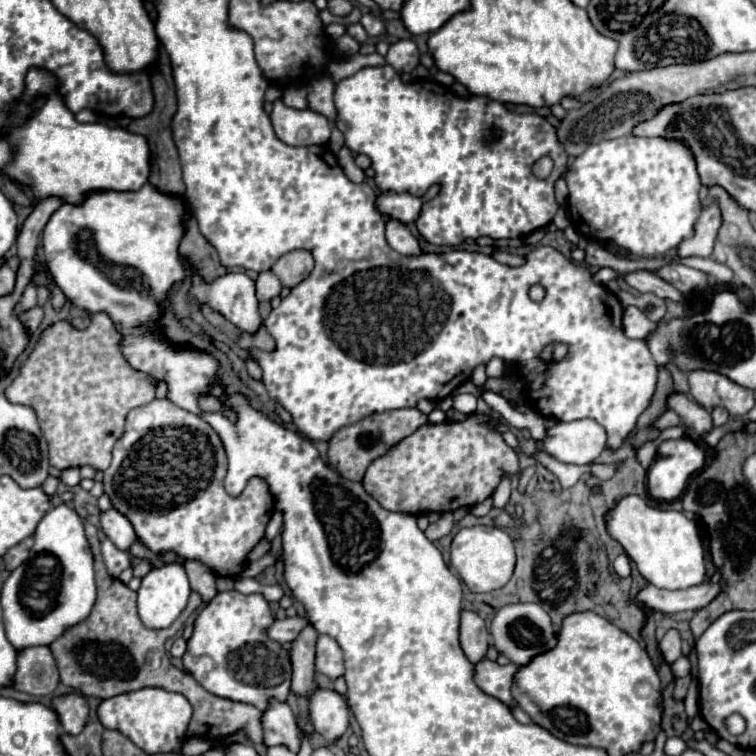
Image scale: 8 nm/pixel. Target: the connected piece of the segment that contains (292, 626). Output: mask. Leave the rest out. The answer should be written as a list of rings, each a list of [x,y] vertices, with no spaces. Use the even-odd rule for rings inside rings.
[[[285,617],[285,619],[275,619],[273,625],[267,629],[267,637],[273,641],[279,641],[280,644],[291,643],[291,639],[295,639],[295,635],[299,635],[299,631],[307,625],[305,617]]]

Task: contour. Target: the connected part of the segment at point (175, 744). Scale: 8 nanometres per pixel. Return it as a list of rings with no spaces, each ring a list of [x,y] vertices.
[[[145,687],[127,695],[117,695],[101,701],[97,709],[99,721],[107,729],[115,729],[129,737],[145,753],[181,753],[187,741],[187,727],[193,715],[191,703],[181,693],[169,693],[163,689]]]

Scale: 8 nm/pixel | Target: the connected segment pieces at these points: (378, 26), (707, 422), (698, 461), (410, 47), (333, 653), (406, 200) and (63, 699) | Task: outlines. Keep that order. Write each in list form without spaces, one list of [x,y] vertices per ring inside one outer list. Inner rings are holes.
[[[367,13],[367,15],[361,17],[361,25],[365,27],[365,31],[367,31],[369,37],[379,37],[385,31],[385,25],[383,25],[381,17],[375,17],[371,13]]]
[[[675,393],[669,397],[667,401],[669,409],[673,409],[675,413],[681,415],[681,419],[685,421],[685,425],[695,431],[695,439],[701,441],[711,429],[713,429],[713,421],[711,421],[711,415],[699,407],[695,401],[689,401],[683,393]]]
[[[691,437],[661,441],[658,448],[658,457],[654,460],[647,471],[647,489],[650,497],[657,501],[675,501],[683,495],[689,477],[695,471],[701,471],[705,467],[707,453],[701,445],[697,445]]]
[[[401,39],[389,47],[387,65],[391,65],[397,73],[409,73],[419,65],[419,51],[417,45],[409,39]]]
[[[319,635],[317,653],[315,653],[315,671],[337,679],[343,675],[343,653],[335,639],[329,635]]]
[[[383,193],[377,199],[377,207],[381,213],[385,213],[393,219],[399,219],[401,223],[415,223],[421,213],[423,201],[419,197],[413,197],[407,193],[403,193],[403,195]]]
[[[79,693],[61,695],[61,697],[53,699],[51,707],[57,711],[65,733],[79,735],[83,731],[87,717],[89,717],[89,705],[83,695],[79,695]]]

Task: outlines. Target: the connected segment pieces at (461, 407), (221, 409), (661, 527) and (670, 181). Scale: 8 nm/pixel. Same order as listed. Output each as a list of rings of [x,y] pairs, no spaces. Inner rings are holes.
[[[471,393],[453,395],[453,409],[463,415],[473,415],[477,411],[477,397]]]
[[[201,395],[199,397],[199,409],[203,411],[203,413],[227,413],[227,415],[231,415],[231,423],[235,423],[237,421],[237,413],[233,411],[233,409],[229,409],[227,405],[223,405],[219,399],[215,399],[215,397],[209,397],[209,395]]]
[[[629,495],[605,517],[611,537],[623,545],[625,553],[637,563],[637,569],[647,579],[647,583],[677,591],[705,581],[705,553],[699,529],[683,513],[657,509],[645,499]]]
[[[635,135],[603,139],[587,147],[587,151],[573,161],[565,173],[565,181],[569,185],[567,209],[573,229],[585,237],[613,241],[617,247],[631,251],[637,257],[657,257],[677,249],[681,241],[693,237],[693,227],[701,215],[701,179],[693,151],[681,139]]]

